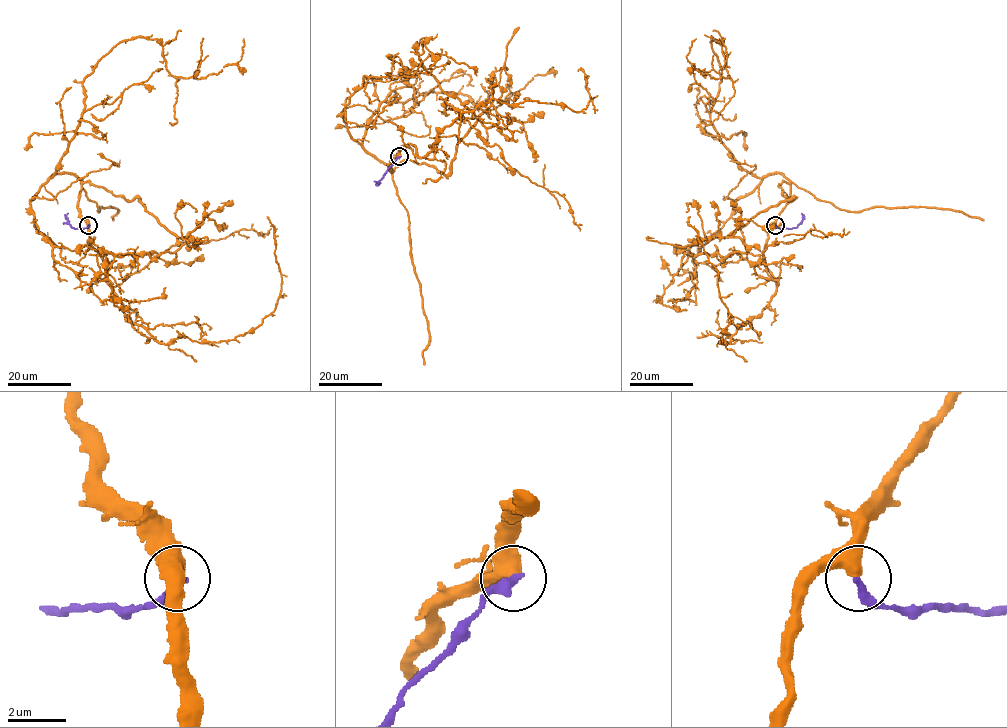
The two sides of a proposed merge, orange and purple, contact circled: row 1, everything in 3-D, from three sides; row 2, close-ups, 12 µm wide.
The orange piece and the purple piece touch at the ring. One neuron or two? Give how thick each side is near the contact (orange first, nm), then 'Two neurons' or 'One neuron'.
Thickness 550 nm (orange) against 320 nm. Two neurons

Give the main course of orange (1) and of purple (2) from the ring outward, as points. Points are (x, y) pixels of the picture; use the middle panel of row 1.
1: (400, 157), (392, 171), (362, 144), (392, 91), (396, 102), (449, 92), (492, 110), (536, 75), (554, 77)
2: (400, 157), (379, 182)

